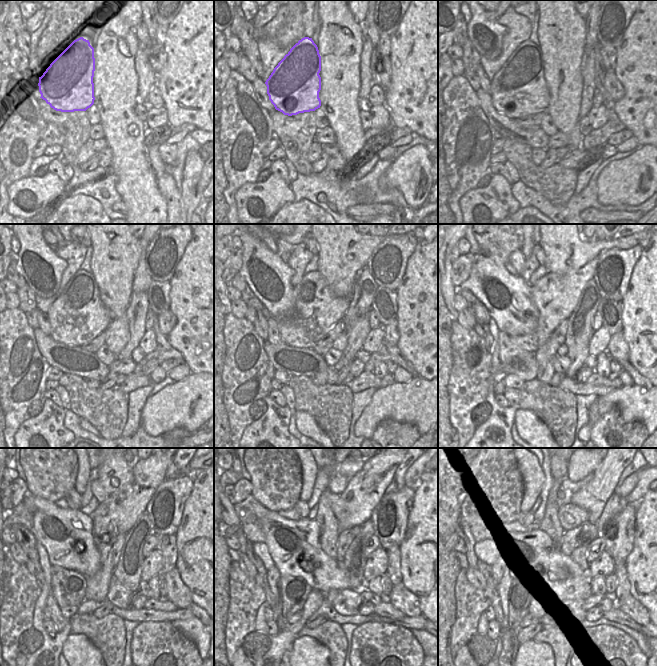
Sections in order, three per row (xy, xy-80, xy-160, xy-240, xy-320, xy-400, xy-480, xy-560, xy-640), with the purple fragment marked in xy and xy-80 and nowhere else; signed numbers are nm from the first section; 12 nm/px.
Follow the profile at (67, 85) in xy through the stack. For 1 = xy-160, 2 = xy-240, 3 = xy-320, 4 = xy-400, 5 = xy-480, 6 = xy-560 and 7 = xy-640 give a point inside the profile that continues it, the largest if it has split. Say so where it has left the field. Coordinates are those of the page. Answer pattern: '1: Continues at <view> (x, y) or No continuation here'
1: Continues at xy-160 (518, 89)
2: Continues at xy-240 (77, 316)
3: Continues at xy-320 (317, 308)
4: Continues at xy-400 (555, 295)
5: Continues at xy-480 (117, 512)
6: Continues at xy-560 (354, 506)
7: Continues at xy-640 (592, 497)

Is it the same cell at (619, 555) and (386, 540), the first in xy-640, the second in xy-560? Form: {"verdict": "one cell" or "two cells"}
{"verdict": "one cell"}

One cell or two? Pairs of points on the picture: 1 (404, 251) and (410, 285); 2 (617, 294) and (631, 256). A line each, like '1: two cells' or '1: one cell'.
1: two cells
2: one cell

